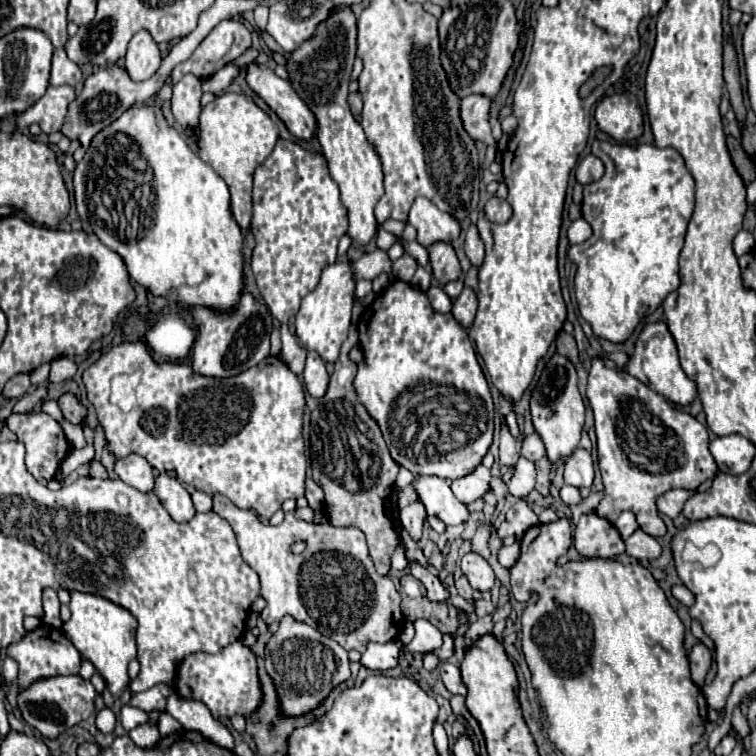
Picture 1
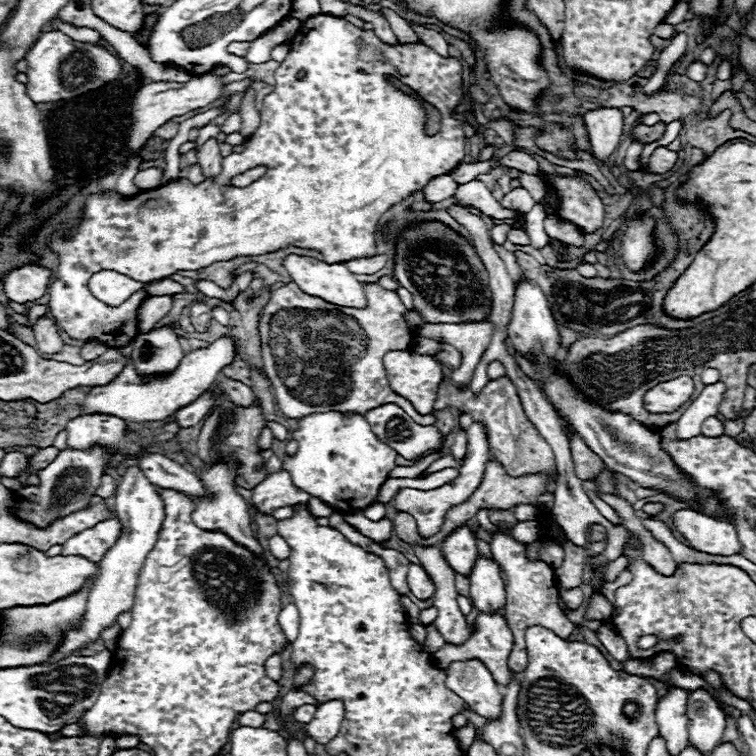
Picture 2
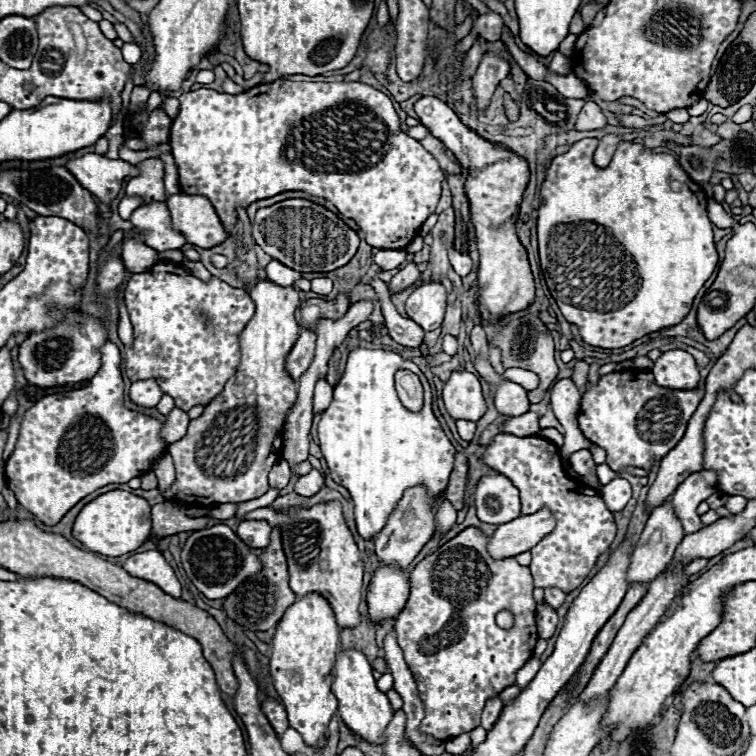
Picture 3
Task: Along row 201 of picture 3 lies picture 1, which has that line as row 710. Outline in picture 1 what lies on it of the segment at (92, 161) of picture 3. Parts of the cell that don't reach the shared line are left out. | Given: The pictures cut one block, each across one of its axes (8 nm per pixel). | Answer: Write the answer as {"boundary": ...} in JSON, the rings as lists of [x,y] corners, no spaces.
{"boundary":[[[104,708],[96,714],[96,728],[102,732],[102,734],[110,734],[114,732],[116,726],[116,714],[110,710],[110,708]]]}

